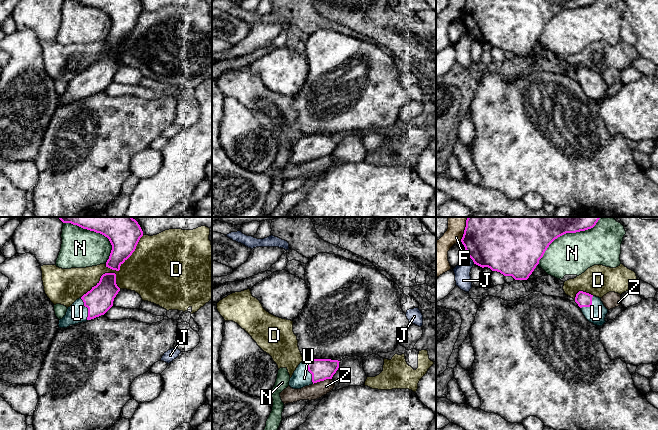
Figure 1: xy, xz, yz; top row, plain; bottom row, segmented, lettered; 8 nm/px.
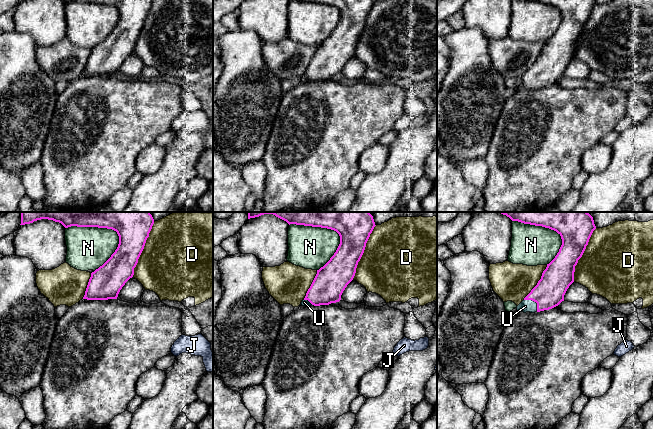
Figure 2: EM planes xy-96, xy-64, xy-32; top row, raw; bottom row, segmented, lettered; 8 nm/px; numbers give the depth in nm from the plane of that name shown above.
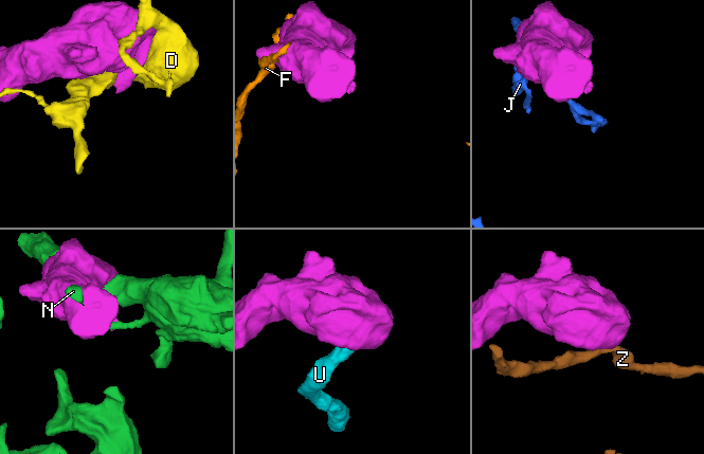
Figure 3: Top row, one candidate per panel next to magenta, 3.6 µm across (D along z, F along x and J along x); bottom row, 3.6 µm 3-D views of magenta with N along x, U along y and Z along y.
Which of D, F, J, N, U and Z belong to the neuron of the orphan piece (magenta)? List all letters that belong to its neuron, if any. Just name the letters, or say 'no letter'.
U

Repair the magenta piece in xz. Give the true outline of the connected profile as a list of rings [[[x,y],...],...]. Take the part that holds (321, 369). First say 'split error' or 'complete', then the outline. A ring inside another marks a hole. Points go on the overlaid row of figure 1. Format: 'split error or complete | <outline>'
split error | [[[331,359],[304,360],[294,371],[289,386],[293,389],[301,389],[326,379],[332,379],[339,368],[339,362]]]

